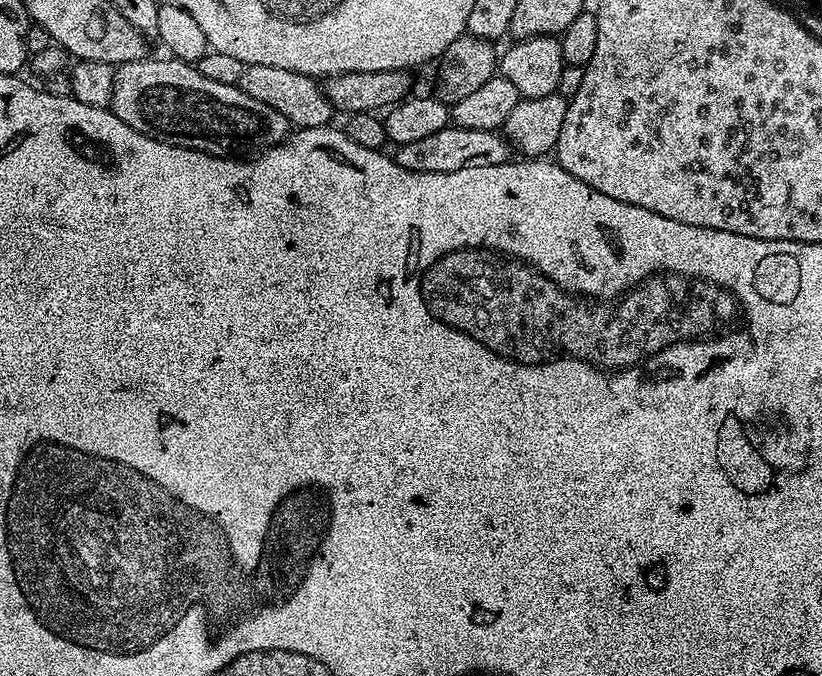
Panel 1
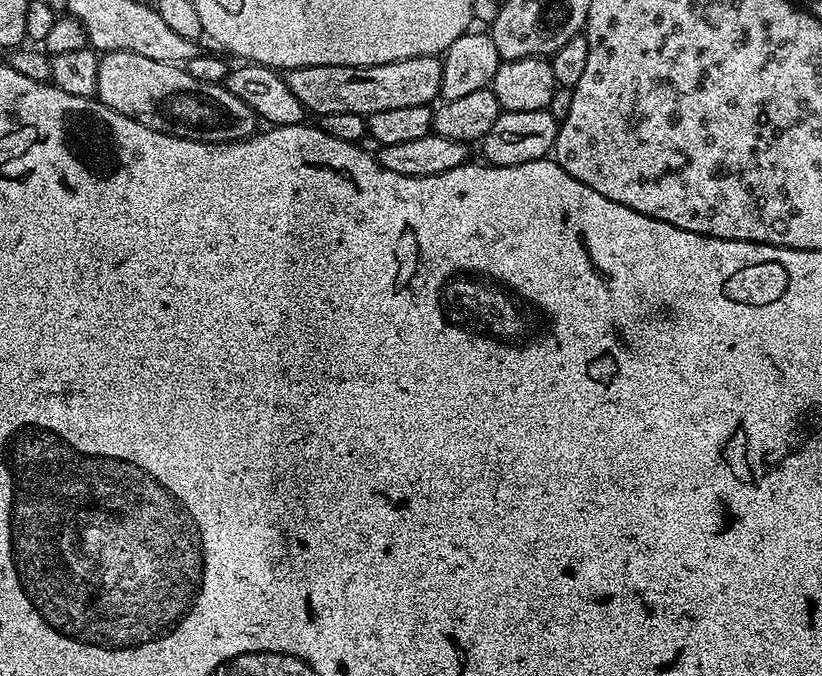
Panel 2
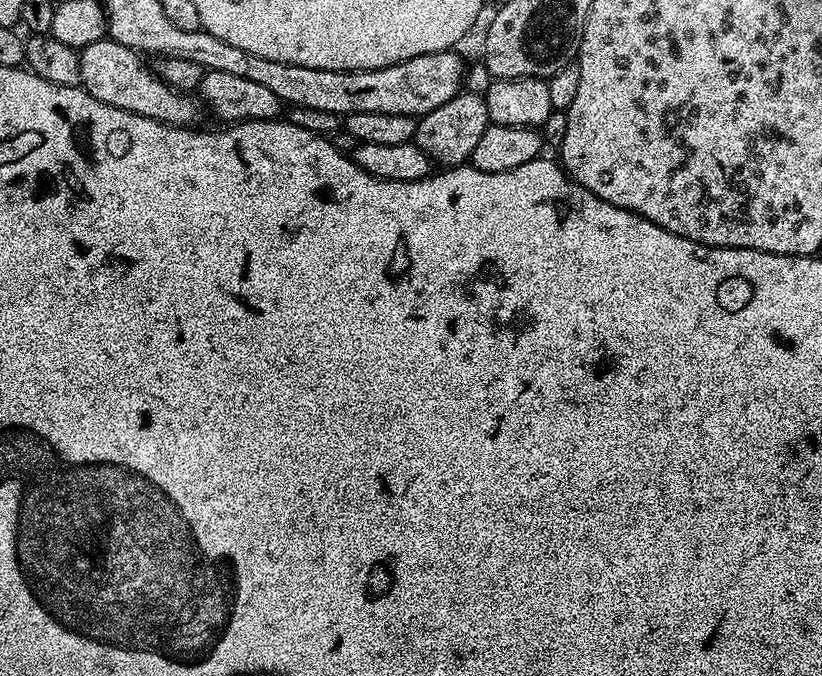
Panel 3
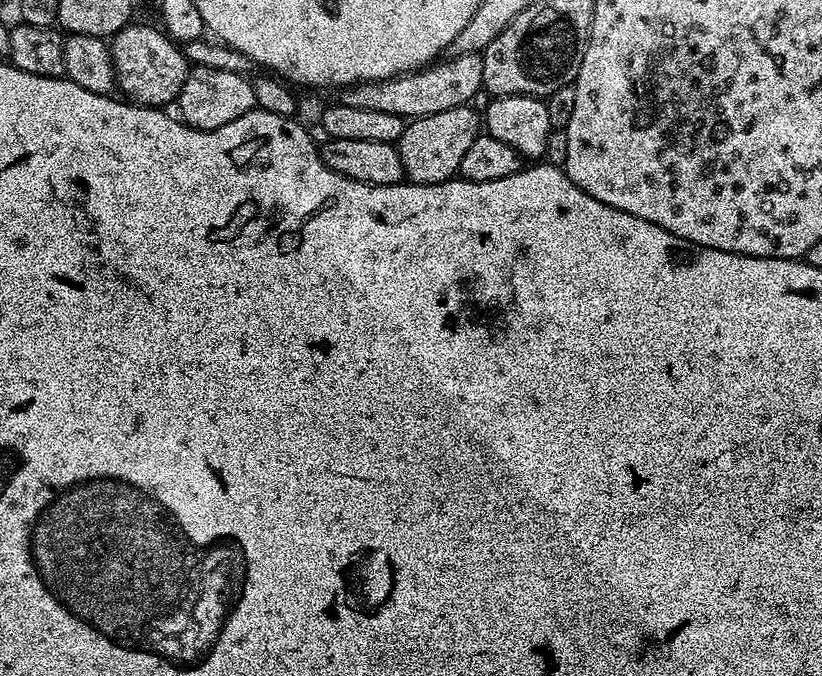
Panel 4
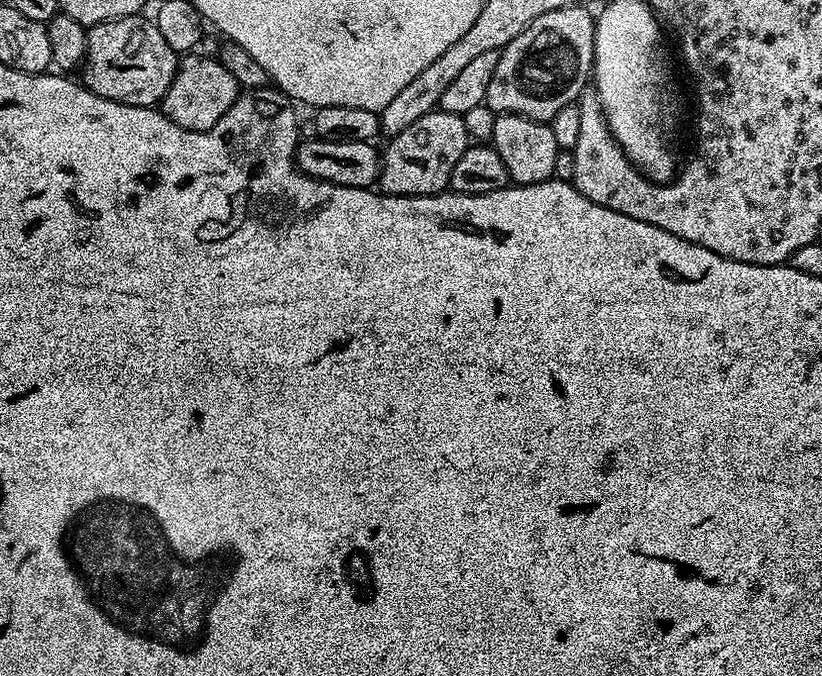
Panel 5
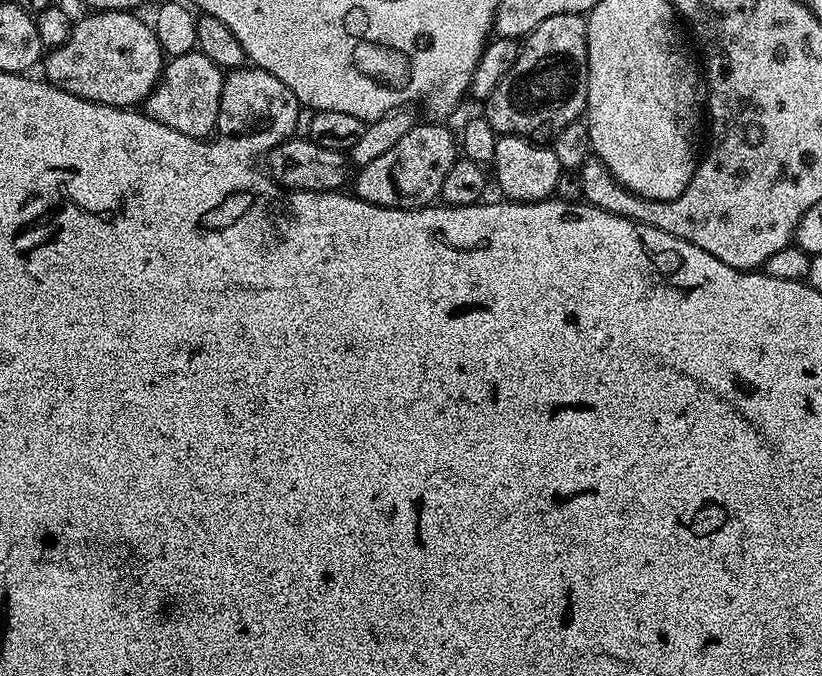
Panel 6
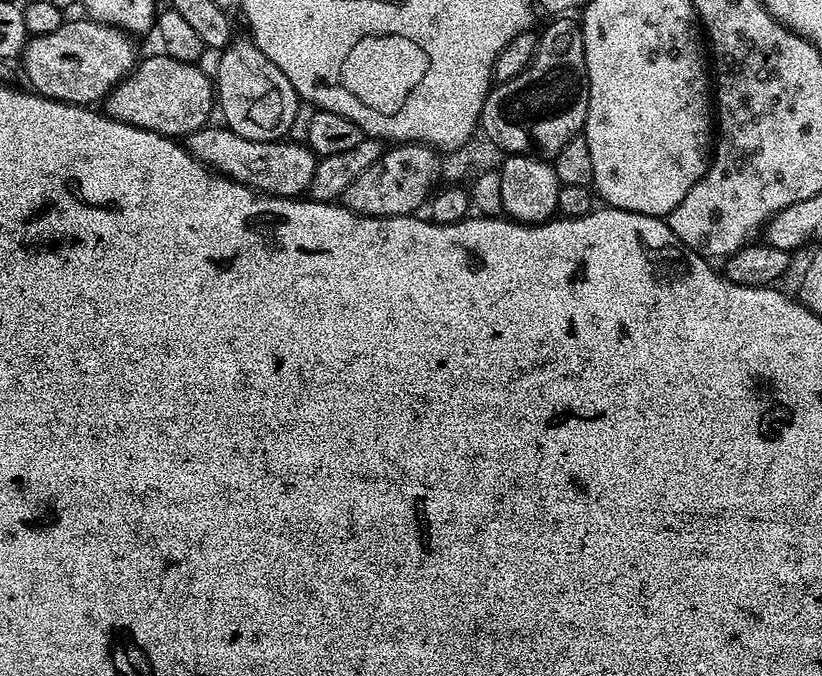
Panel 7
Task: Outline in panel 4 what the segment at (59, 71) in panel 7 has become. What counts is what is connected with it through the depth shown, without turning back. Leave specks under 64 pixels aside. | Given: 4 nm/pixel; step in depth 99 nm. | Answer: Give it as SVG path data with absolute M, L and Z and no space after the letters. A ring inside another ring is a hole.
M129 22L122 31L111 37L110 47L112 50L112 65L116 68L116 82L119 91L124 91L125 94L123 93L123 95L131 98L135 103L150 108L163 109L168 106L164 104L171 105L180 97L180 91L190 71L188 57L184 55L181 45L172 40L167 32L156 26L150 28L146 24L136 23Z

